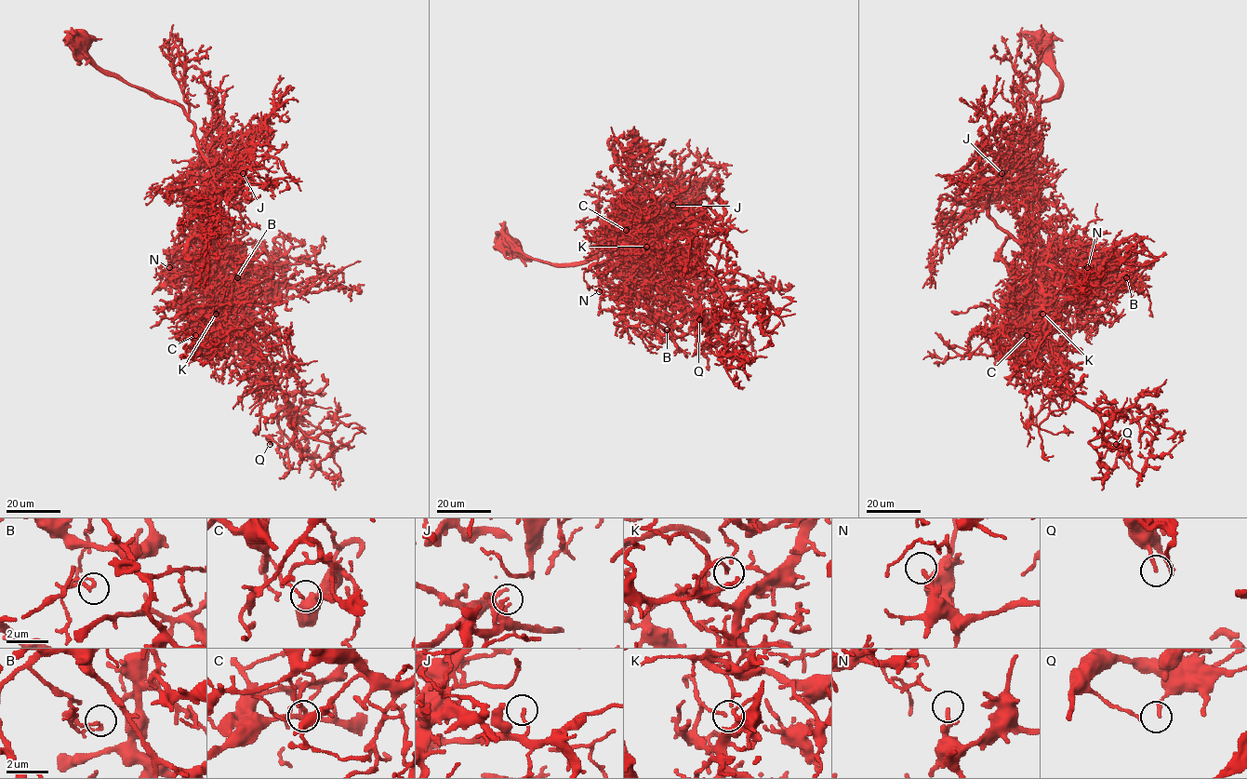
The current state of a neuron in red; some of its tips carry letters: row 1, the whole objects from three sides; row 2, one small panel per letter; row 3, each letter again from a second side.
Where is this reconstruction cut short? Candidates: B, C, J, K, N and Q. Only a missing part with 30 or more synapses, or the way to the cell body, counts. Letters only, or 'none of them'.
none of them

